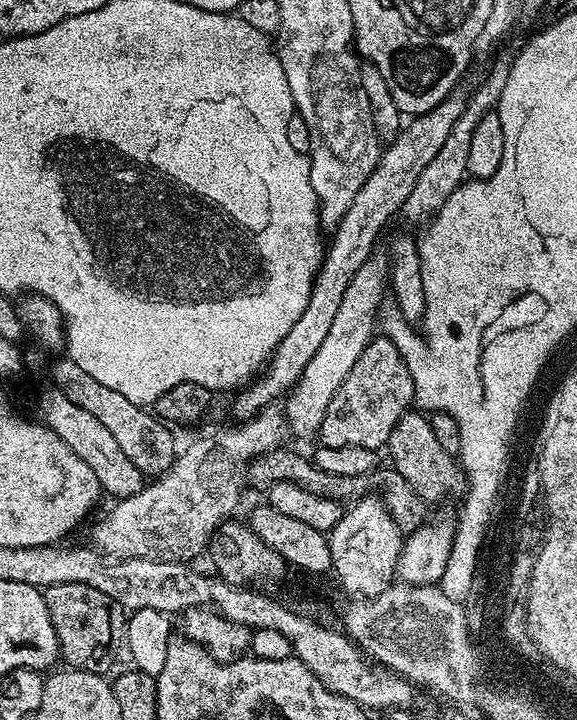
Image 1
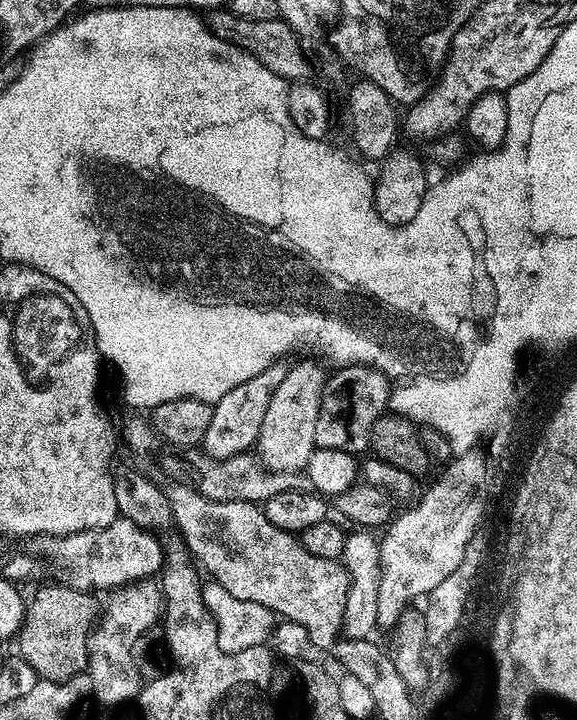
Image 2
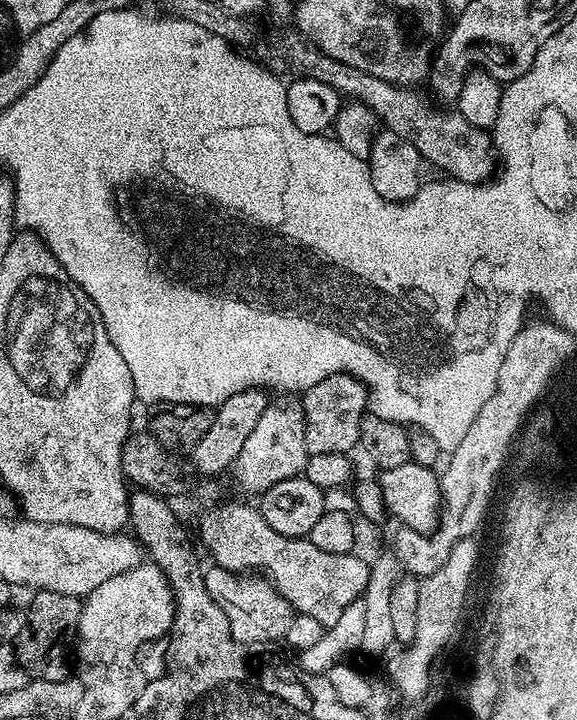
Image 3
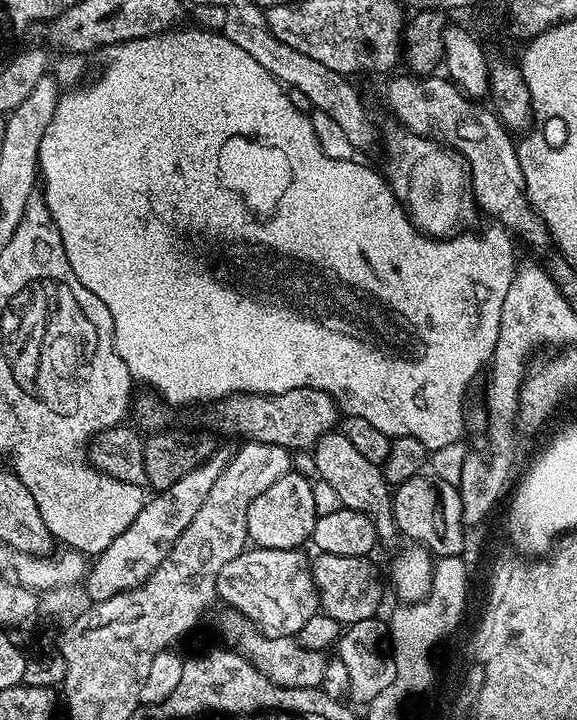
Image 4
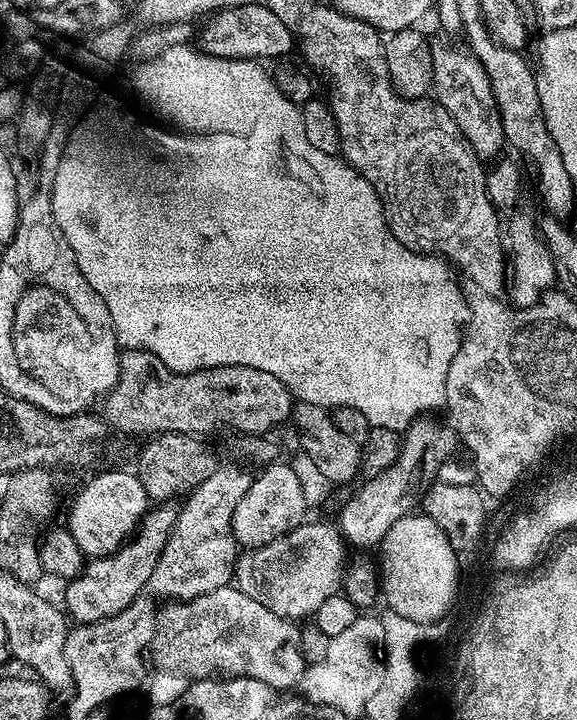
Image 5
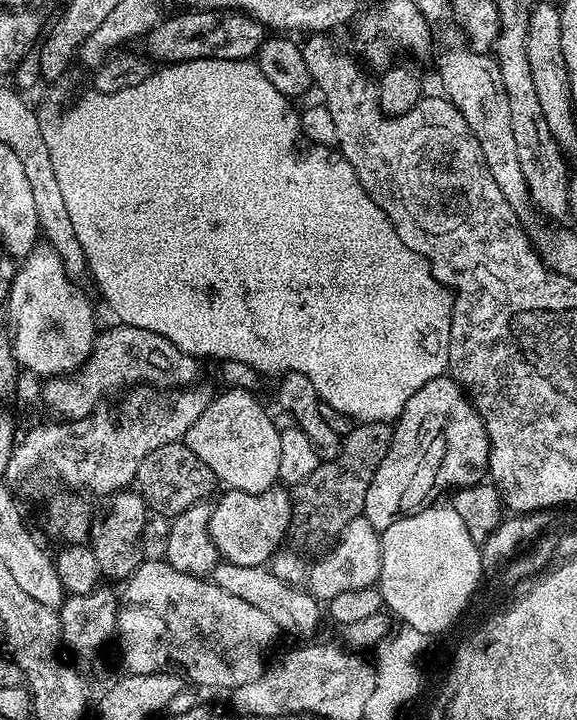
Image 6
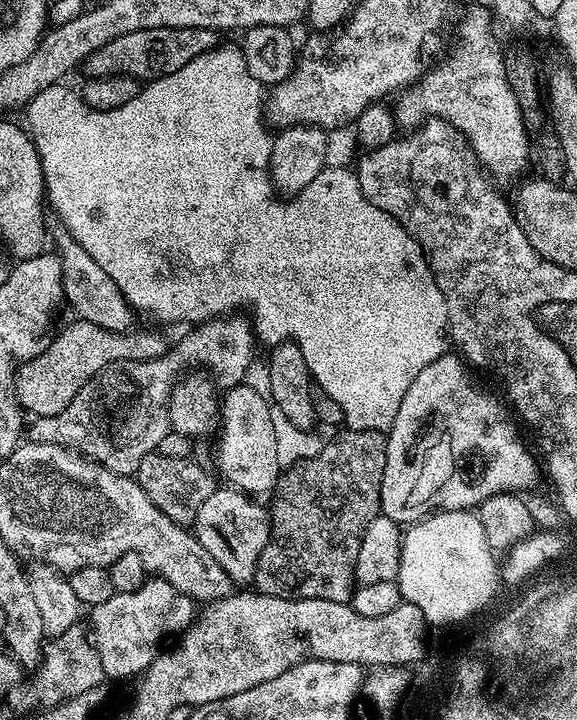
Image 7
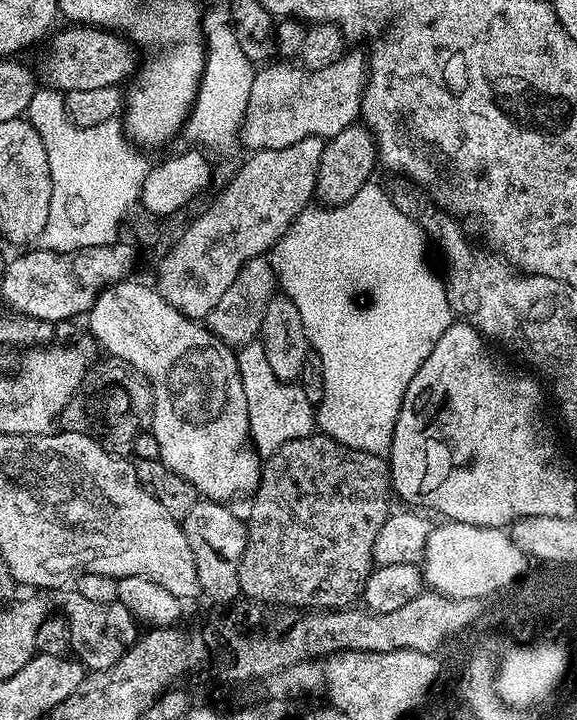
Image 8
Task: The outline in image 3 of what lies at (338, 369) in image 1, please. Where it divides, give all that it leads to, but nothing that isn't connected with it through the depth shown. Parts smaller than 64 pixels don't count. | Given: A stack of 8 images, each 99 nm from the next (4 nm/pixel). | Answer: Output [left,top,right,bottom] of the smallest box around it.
[234,398,309,494]

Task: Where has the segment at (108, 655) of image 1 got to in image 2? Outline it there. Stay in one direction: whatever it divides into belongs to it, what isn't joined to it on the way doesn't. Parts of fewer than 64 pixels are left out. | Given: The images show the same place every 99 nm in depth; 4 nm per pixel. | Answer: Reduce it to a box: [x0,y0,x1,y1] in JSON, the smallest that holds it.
[18,584,98,680]

